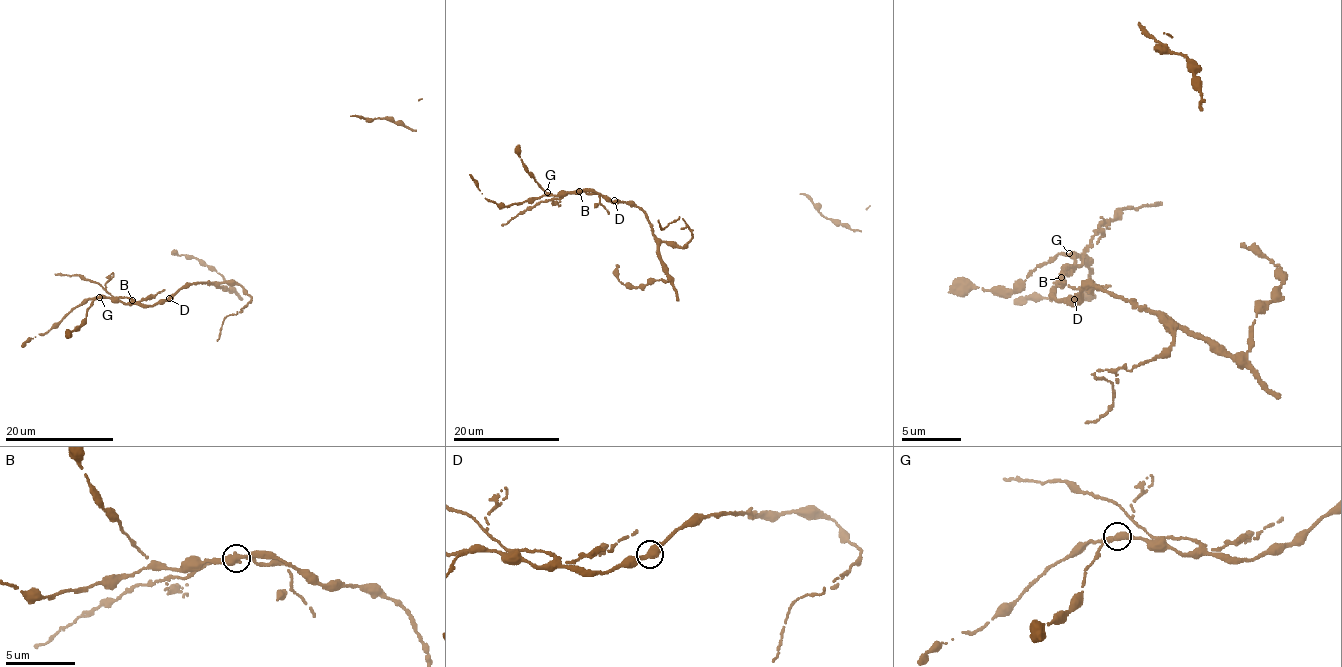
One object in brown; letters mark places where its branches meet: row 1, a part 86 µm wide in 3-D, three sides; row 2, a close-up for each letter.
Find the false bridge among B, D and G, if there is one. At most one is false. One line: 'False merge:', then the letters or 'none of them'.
False merge: B

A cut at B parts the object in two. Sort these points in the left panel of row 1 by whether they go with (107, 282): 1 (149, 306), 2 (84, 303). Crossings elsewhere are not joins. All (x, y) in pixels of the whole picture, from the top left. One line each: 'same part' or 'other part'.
1: other part
2: other part

